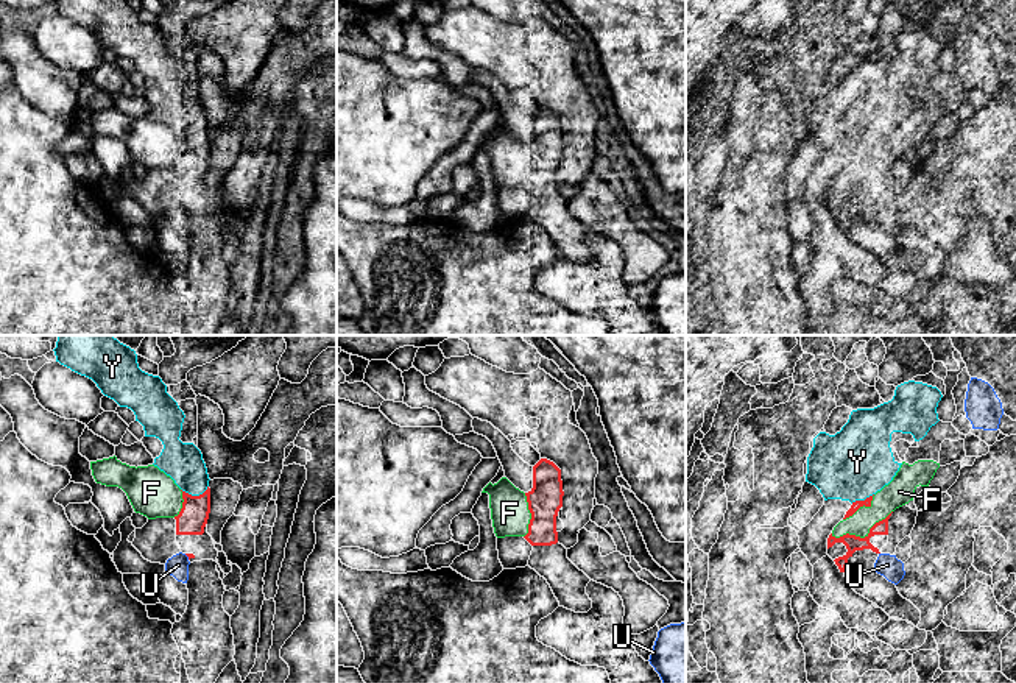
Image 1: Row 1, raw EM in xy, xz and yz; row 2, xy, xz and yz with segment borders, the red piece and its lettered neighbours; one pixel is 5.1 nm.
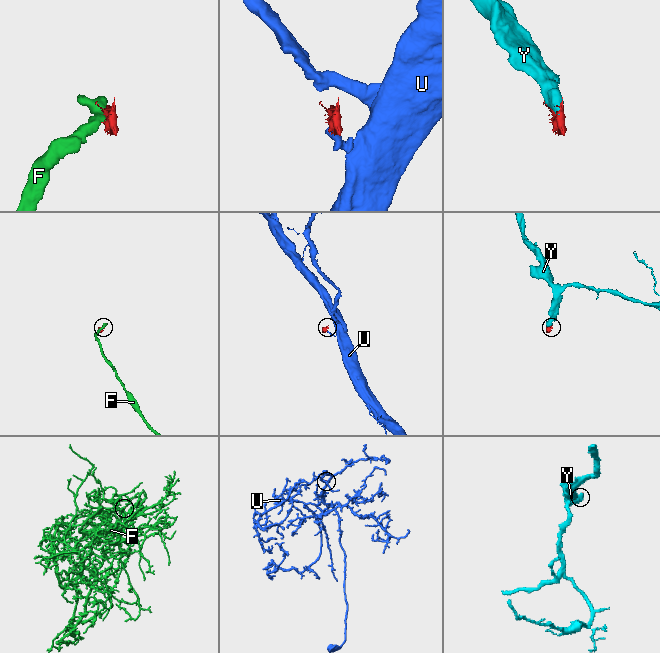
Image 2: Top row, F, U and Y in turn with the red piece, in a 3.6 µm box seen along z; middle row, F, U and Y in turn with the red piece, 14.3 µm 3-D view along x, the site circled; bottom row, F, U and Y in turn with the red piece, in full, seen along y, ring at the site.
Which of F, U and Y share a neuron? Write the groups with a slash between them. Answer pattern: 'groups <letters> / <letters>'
groups F / U / Y

